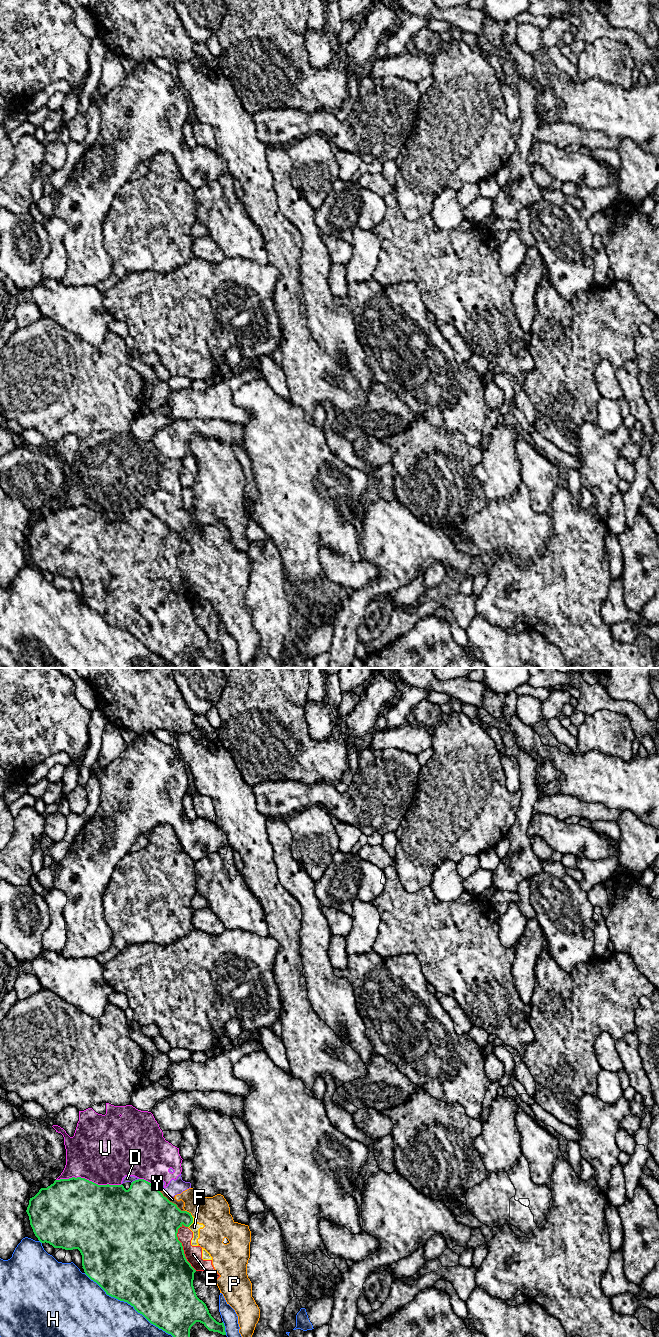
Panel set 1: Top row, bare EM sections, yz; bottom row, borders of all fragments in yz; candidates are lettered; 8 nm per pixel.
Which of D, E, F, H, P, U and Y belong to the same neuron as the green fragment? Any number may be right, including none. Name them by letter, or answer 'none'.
none

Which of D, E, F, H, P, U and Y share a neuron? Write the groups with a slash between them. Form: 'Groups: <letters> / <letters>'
Groups: D E F P U Y / H

